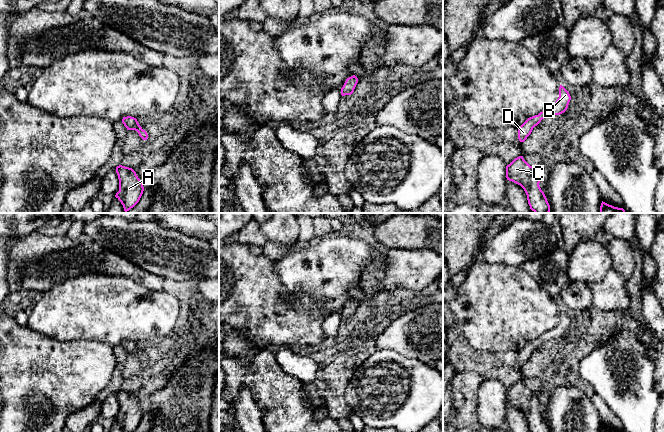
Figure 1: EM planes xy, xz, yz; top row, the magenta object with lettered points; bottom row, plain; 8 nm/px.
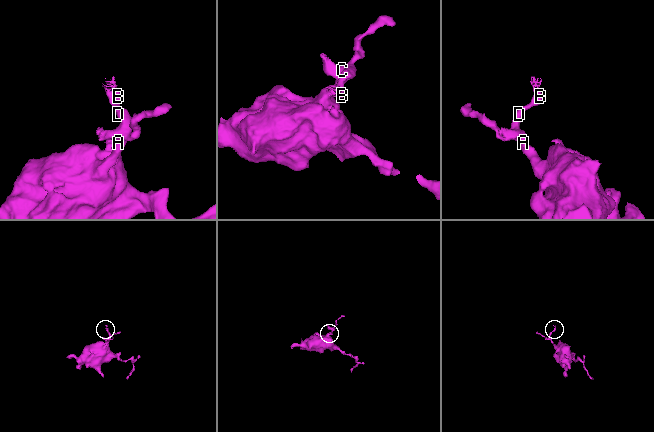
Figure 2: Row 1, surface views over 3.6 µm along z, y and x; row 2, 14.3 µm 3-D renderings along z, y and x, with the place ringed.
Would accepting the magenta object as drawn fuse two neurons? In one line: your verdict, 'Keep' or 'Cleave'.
Keep

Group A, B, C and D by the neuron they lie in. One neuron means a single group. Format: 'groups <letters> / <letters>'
groups A B C D

